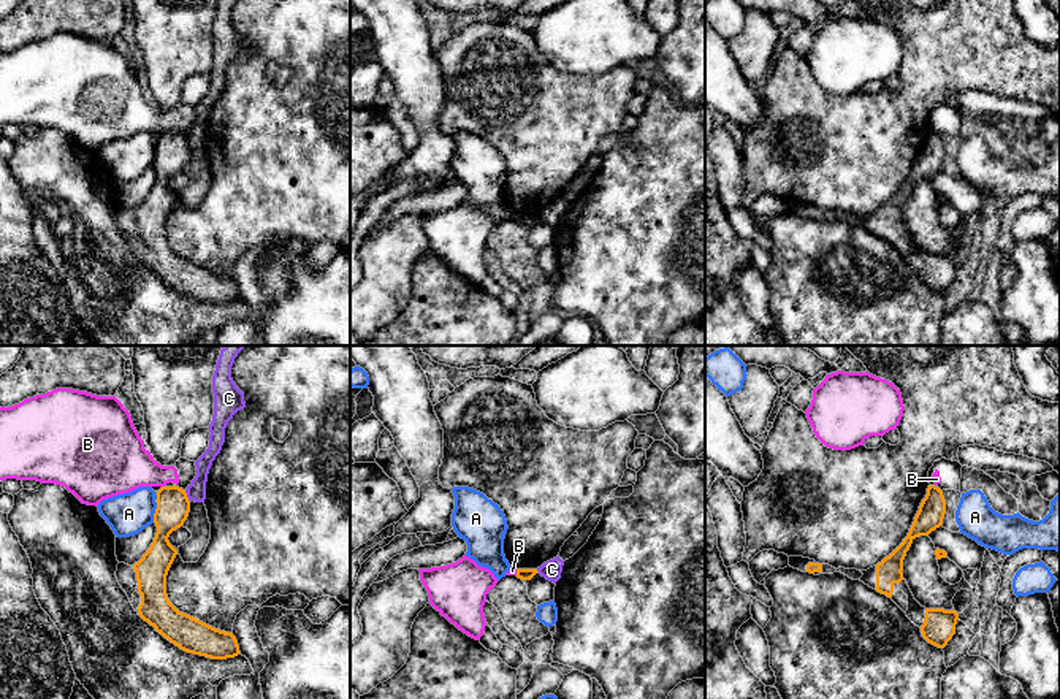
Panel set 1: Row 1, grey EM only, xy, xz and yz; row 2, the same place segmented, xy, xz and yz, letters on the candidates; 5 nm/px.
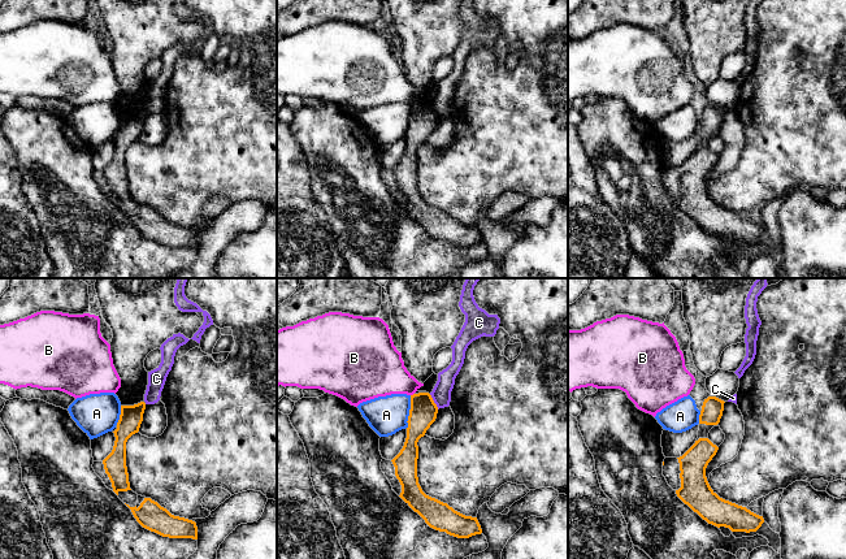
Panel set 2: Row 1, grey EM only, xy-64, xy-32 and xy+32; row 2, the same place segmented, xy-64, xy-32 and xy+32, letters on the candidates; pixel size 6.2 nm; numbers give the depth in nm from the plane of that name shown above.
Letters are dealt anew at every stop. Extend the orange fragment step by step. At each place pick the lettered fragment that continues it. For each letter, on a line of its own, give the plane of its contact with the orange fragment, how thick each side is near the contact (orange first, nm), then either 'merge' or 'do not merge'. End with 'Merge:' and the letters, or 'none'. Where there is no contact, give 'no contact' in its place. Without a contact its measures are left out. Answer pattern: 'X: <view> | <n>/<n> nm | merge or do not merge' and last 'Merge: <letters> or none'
A: xy | 170/220 nm | do not merge
B: xz | 60/50 nm | do not merge
C: xy | 170/100 nm | do not merge
Merge: none

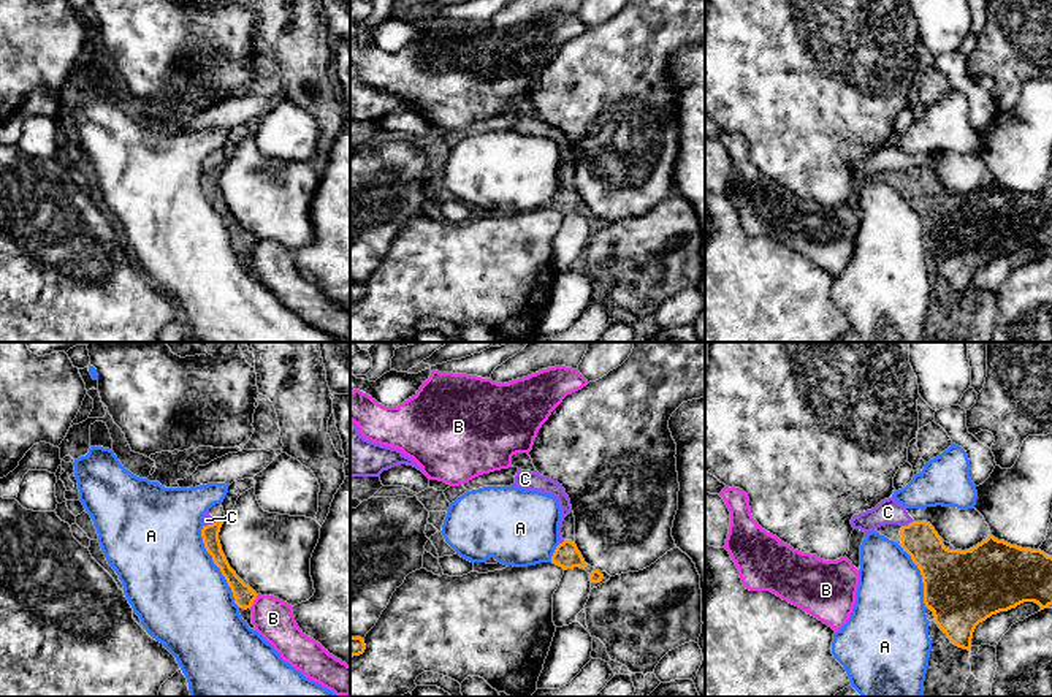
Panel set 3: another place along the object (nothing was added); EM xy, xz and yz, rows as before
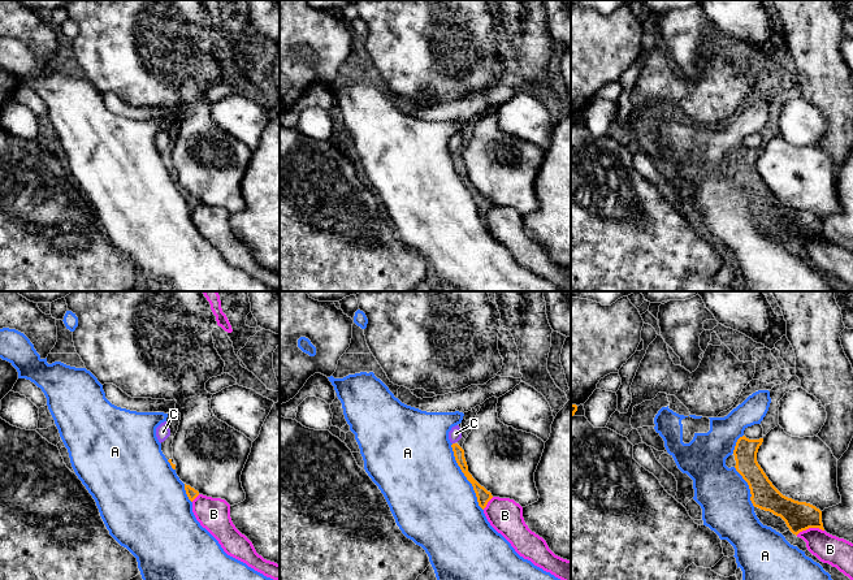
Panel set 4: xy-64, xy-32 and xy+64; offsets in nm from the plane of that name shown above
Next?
A: xy | 110/480 nm | do not merge
B: xy | 110/200 nm | do not merge
C: yz | 190/130 nm | merge
Merge: C

